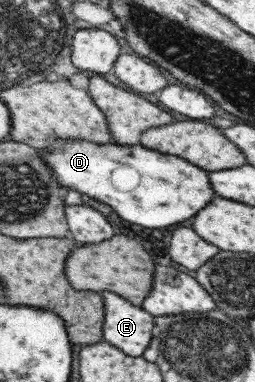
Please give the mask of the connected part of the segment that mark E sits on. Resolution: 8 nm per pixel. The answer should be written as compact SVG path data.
M105 293L103 340L124 355L138 357L152 340L154 316L115 293Z

